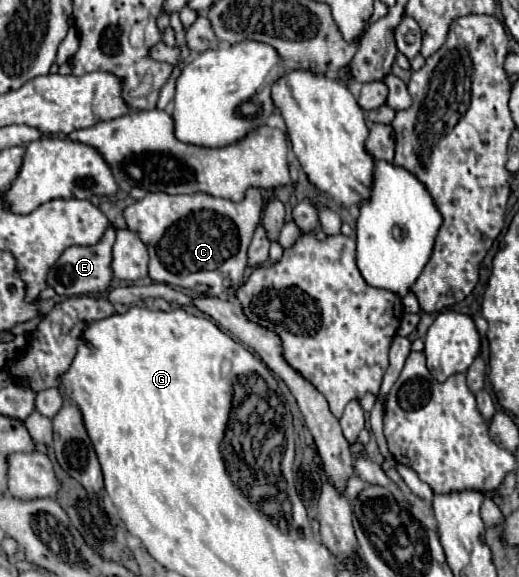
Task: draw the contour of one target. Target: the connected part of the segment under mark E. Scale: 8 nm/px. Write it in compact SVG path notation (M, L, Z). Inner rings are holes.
M109 224L105 234L101 236L99 244L95 244L95 246L71 246L61 254L61 258L49 270L49 276L47 276L47 282L55 288L55 292L59 296L69 298L69 296L79 296L79 294L97 294L97 292L105 292L109 288L111 278L113 278L111 248L115 242L115 232L117 232L117 228L113 224Z

